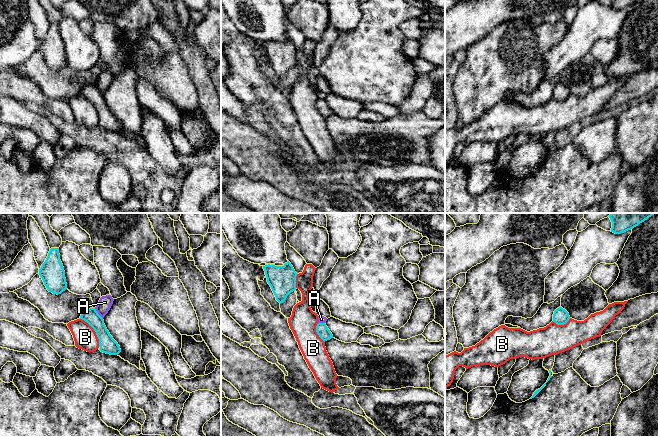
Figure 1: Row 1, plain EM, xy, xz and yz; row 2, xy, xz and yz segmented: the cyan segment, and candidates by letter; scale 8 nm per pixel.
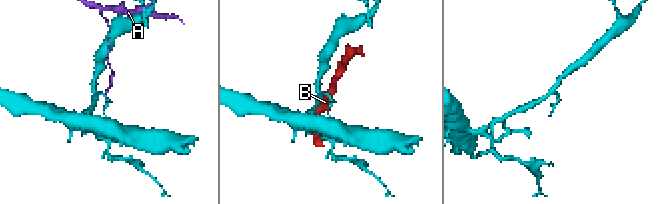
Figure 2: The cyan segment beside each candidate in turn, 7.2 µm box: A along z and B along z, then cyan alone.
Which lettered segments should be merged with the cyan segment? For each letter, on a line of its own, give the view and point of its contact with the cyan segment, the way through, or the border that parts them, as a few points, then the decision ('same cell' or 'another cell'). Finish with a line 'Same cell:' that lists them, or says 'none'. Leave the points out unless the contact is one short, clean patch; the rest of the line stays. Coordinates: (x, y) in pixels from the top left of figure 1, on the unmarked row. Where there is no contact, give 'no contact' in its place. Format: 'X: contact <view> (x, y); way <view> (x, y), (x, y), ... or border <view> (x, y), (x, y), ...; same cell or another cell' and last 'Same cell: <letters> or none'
A: contact xy (97, 89); another cell
B: contact xy (94, 106); another cell
Same cell: none

